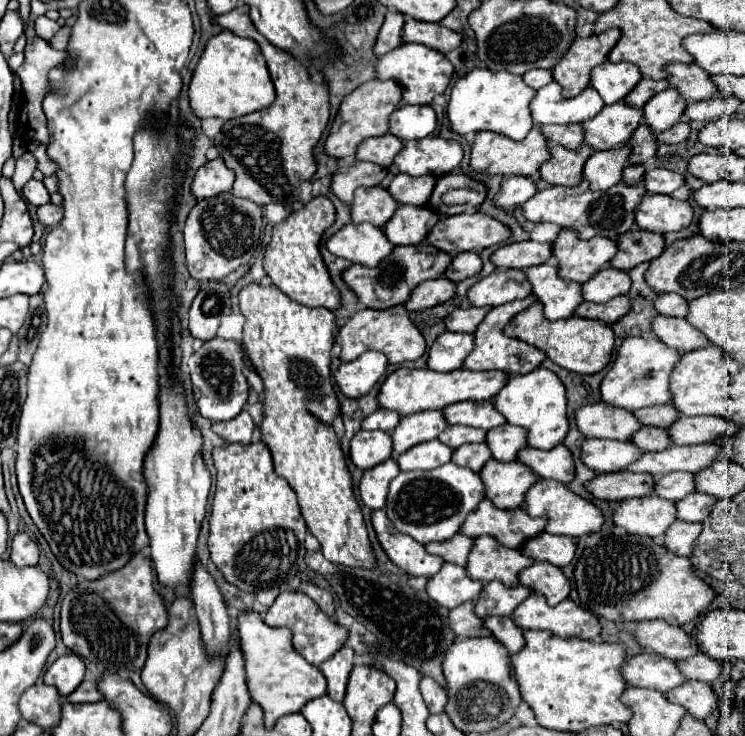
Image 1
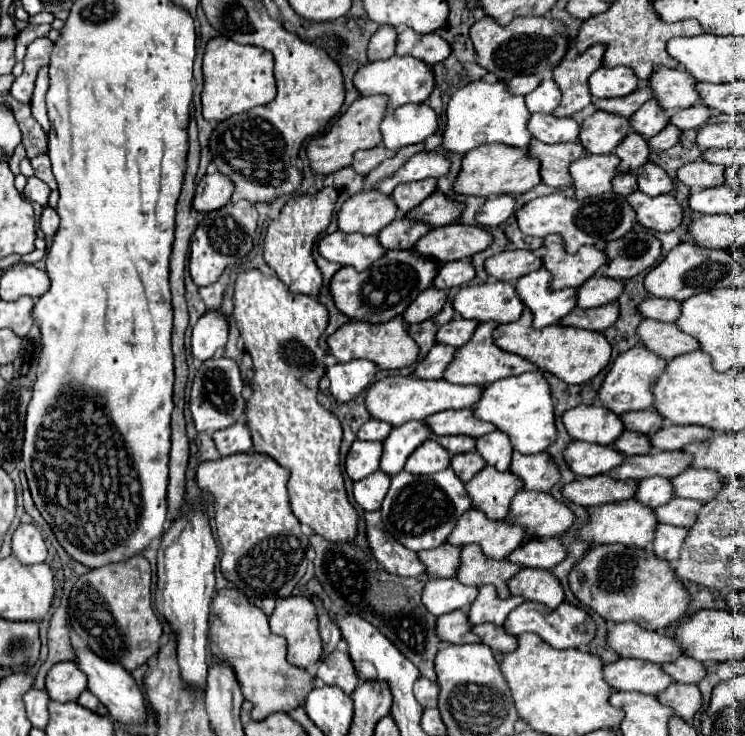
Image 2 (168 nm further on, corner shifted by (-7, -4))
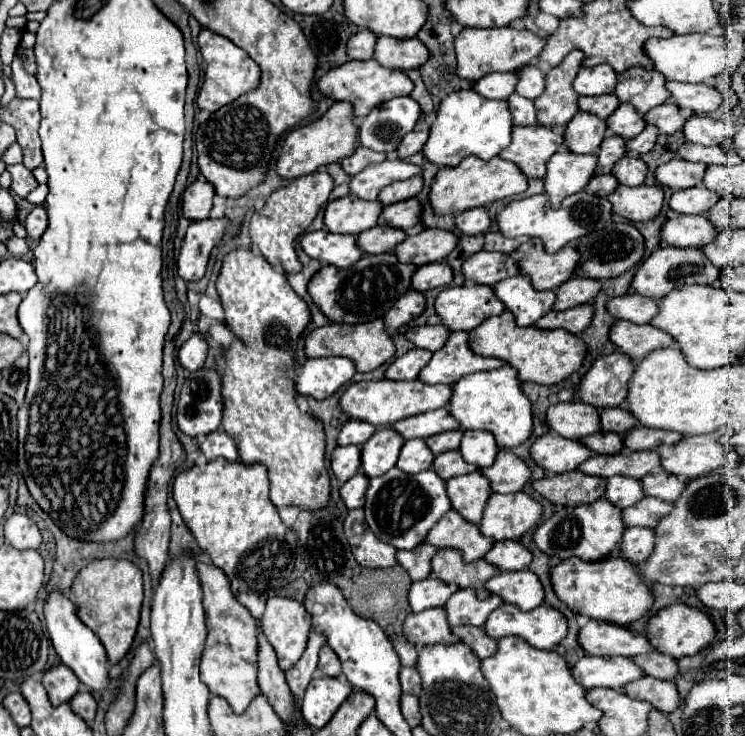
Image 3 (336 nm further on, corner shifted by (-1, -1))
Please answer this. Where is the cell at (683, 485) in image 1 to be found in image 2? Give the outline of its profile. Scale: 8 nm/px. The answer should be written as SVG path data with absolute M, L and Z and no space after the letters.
M660 476L644 478L644 480L640 480L634 498L640 500L642 504L652 506L652 508L664 506L668 498L674 498L674 492L672 492L672 480L660 478Z

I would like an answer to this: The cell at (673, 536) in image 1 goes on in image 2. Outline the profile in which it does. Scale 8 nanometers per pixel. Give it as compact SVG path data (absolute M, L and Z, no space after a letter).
M660 524L656 530L656 538L652 542L652 550L658 558L676 562L680 556L680 548L684 544L684 536L688 536L686 528L674 528L670 524Z

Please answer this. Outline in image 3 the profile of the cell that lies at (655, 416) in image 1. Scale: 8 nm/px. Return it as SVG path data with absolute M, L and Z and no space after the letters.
M614 407L614 409L602 409L600 425L602 425L602 431L612 431L622 435L622 433L628 433L632 427L636 427L638 421L630 415L630 411L622 407Z

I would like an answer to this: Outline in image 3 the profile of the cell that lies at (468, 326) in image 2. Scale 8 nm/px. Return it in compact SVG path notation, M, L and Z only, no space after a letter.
M422 325L422 327L412 327L404 333L404 337L418 349L426 351L438 351L446 343L448 329L444 325Z

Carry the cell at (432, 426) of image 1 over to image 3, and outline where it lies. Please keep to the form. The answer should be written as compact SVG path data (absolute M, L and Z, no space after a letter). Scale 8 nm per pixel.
M382 427L378 429L370 441L366 441L362 445L360 451L360 463L362 463L362 471L366 477L378 477L386 471L390 471L396 465L400 447L402 447L404 439L390 427Z

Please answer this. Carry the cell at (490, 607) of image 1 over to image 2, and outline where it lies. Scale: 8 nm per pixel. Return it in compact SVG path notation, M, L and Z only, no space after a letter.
M482 586L478 592L478 598L472 602L468 618L472 624L482 624L482 622L492 622L502 626L508 614L524 602L522 596L510 596L502 600L492 586Z

